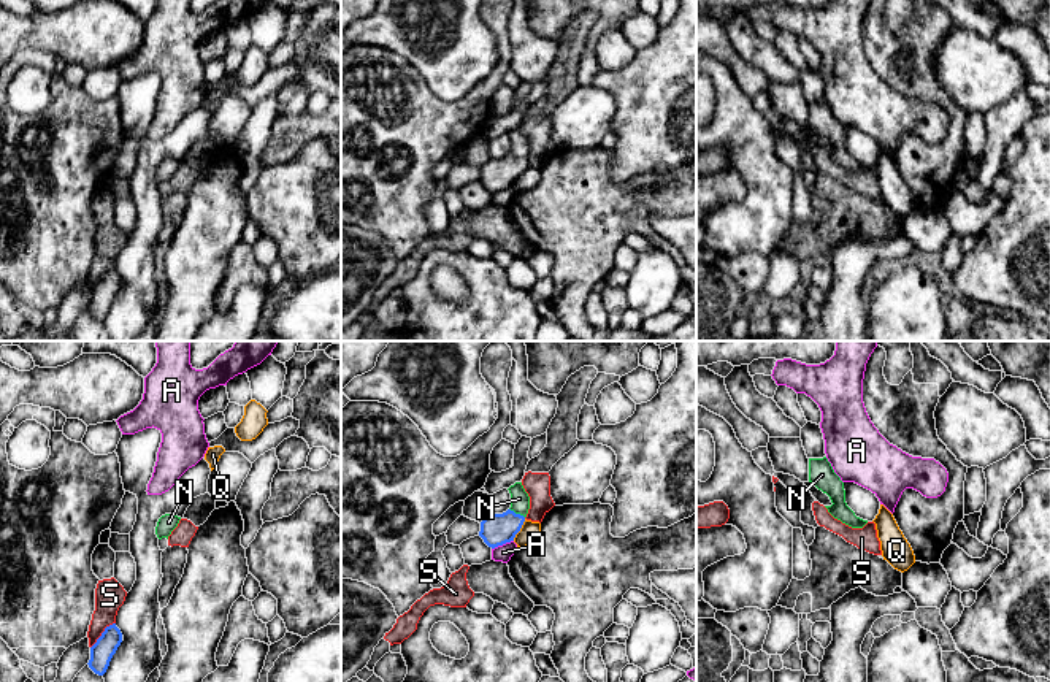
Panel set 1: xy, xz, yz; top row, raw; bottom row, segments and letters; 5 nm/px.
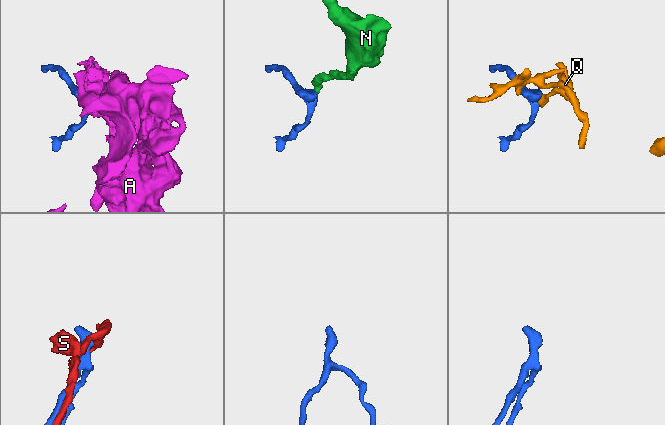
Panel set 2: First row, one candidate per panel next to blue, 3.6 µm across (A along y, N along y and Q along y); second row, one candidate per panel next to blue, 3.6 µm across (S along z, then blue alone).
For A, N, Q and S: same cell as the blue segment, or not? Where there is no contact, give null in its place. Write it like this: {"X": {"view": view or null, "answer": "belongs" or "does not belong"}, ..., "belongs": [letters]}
{"A": {"view": "xz", "answer": "does not belong"}, "N": {"view": "xz", "answer": "belongs"}, "Q": {"view": "xz", "answer": "does not belong"}, "S": {"view": "xy", "answer": "does not belong"}, "belongs": ["N"]}

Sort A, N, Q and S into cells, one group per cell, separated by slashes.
A / N / Q / S

